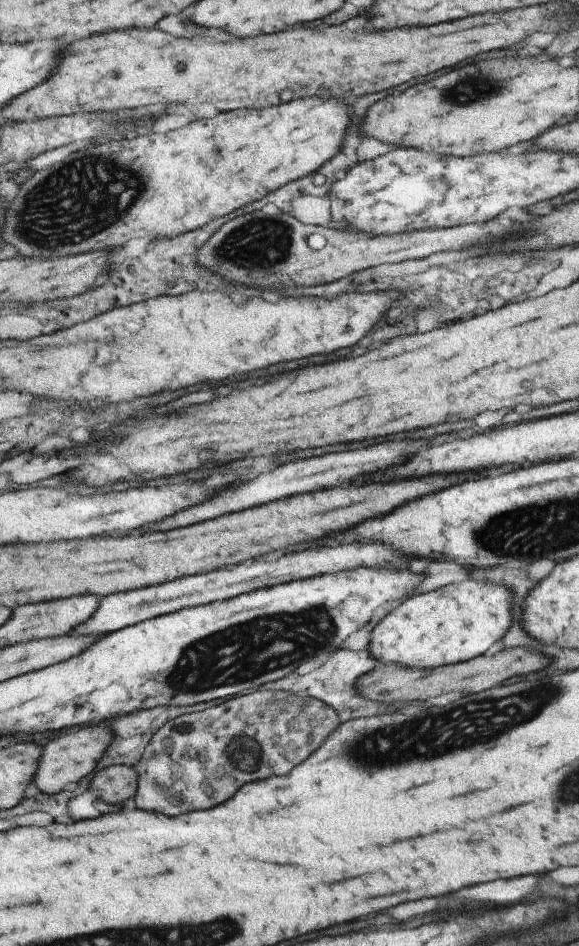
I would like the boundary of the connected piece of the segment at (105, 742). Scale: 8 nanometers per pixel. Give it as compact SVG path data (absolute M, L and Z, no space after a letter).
M89 724L87 728L81 728L69 736L51 740L49 744L43 746L42 754L38 759L38 767L33 779L34 785L39 790L51 794L86 781L95 770L99 769L98 761L110 746L112 736L111 728L99 726L99 724L97 726Z

